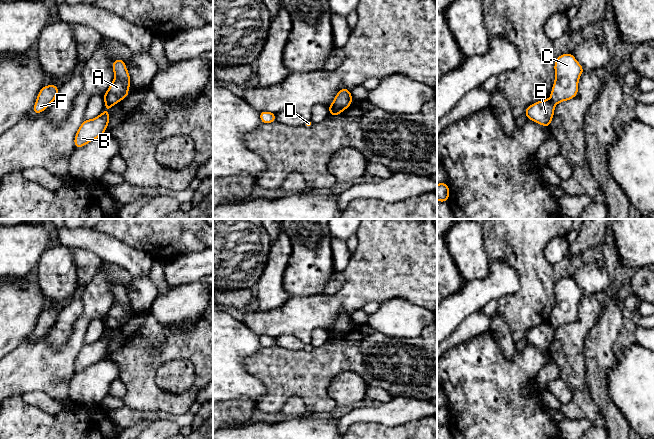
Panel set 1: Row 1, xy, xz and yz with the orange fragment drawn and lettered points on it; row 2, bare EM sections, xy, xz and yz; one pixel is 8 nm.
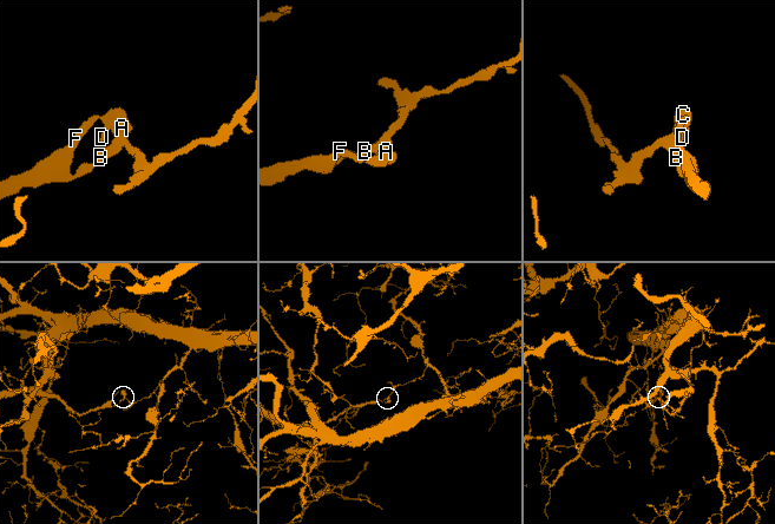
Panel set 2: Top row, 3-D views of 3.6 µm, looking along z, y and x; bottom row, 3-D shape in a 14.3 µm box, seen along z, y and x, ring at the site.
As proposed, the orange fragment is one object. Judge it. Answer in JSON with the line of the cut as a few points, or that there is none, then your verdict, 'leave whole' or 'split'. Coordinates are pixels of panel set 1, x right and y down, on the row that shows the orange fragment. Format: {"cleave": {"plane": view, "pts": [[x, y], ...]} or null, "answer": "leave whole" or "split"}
{"cleave": {"plane": "yz", "pts": [[550, 99], [555, 103]]}, "answer": "split"}

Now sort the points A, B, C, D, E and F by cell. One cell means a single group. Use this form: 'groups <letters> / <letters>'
groups A C D F / B E

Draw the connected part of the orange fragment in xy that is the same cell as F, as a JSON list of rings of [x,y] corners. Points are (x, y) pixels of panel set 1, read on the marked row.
[[[54,84],[42,87],[39,91],[36,103],[32,110],[33,113],[39,114],[49,106],[58,95],[58,87]]]

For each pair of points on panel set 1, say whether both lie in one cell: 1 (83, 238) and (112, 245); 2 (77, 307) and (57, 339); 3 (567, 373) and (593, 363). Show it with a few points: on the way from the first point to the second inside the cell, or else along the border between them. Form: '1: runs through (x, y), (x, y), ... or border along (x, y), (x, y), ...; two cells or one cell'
1: runs through (90, 239), (105, 245); one cell
2: runs through (69, 315), (65, 319), (60, 331); one cell
3: border along (584, 343), (585, 377), (587, 386), (590, 389); two cells

